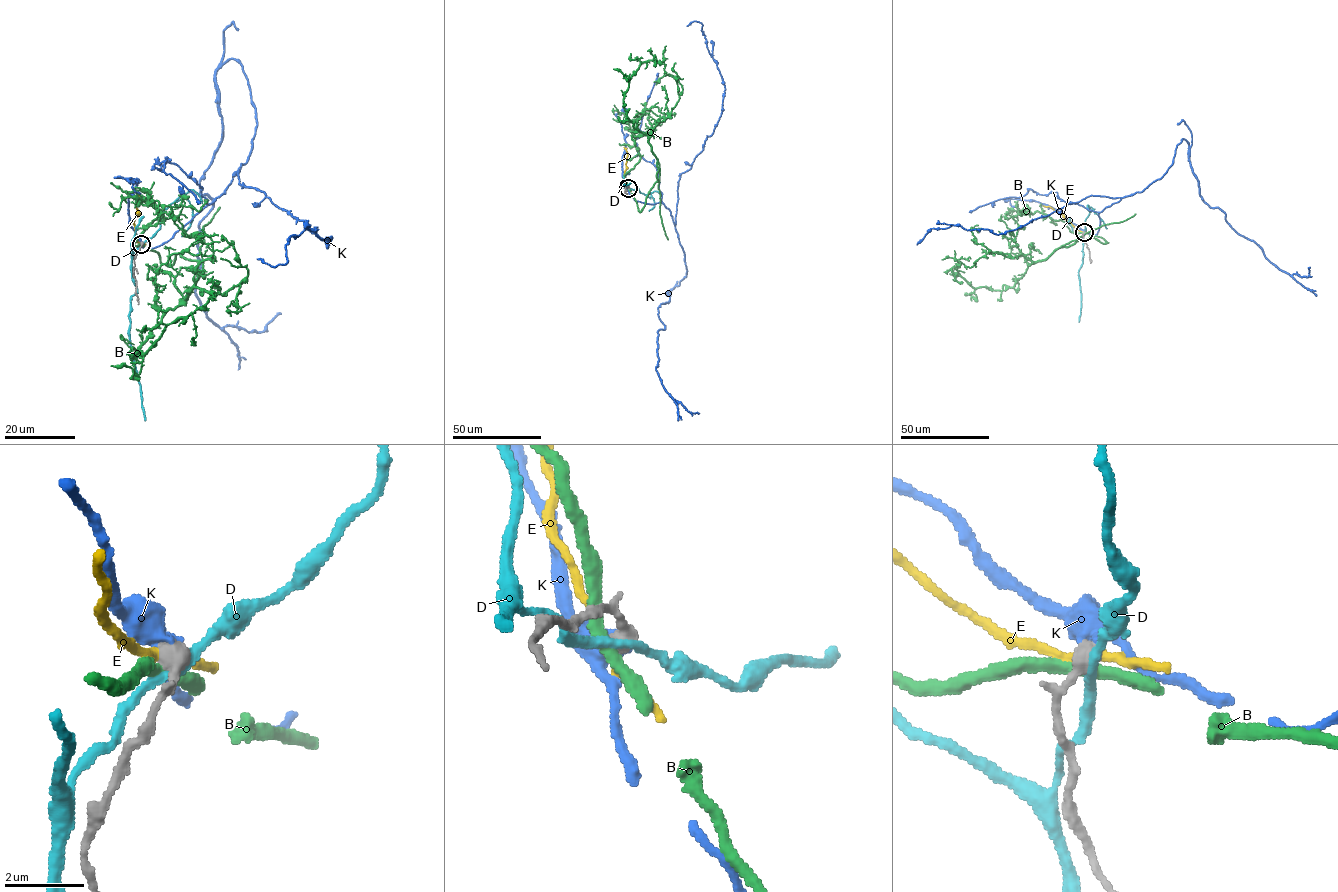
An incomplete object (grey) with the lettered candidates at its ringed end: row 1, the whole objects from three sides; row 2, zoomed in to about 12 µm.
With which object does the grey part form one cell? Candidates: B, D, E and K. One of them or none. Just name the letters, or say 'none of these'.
none of these

